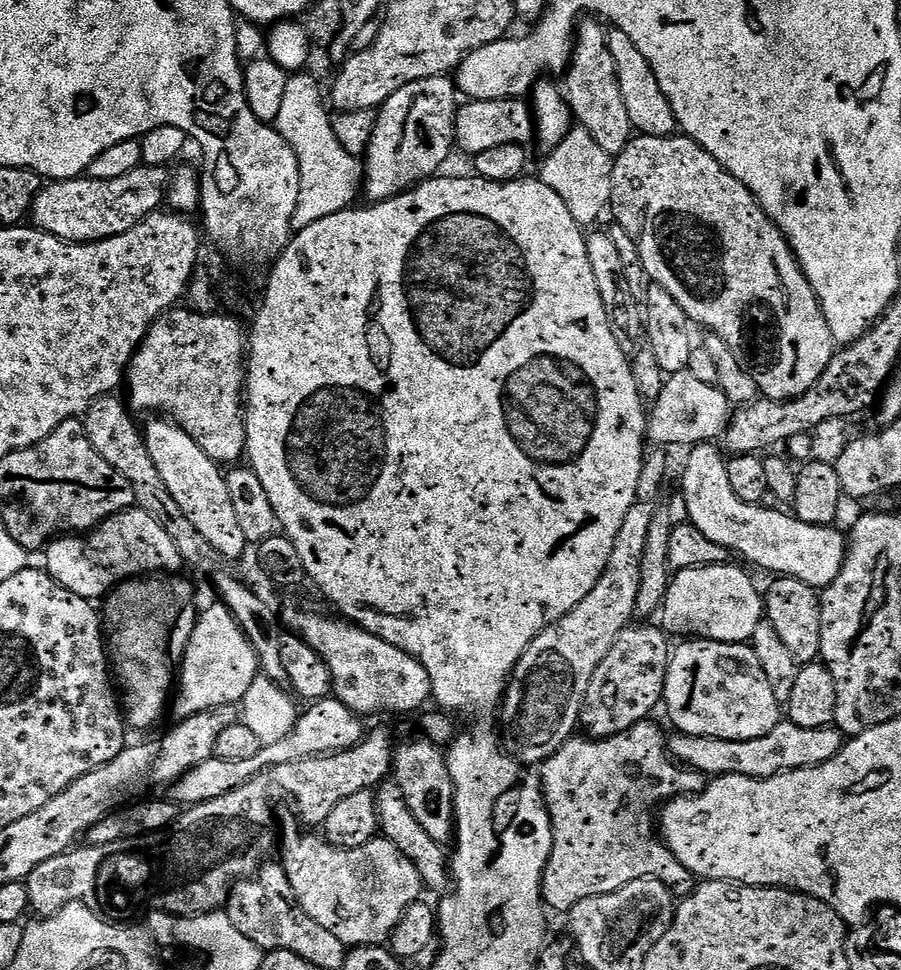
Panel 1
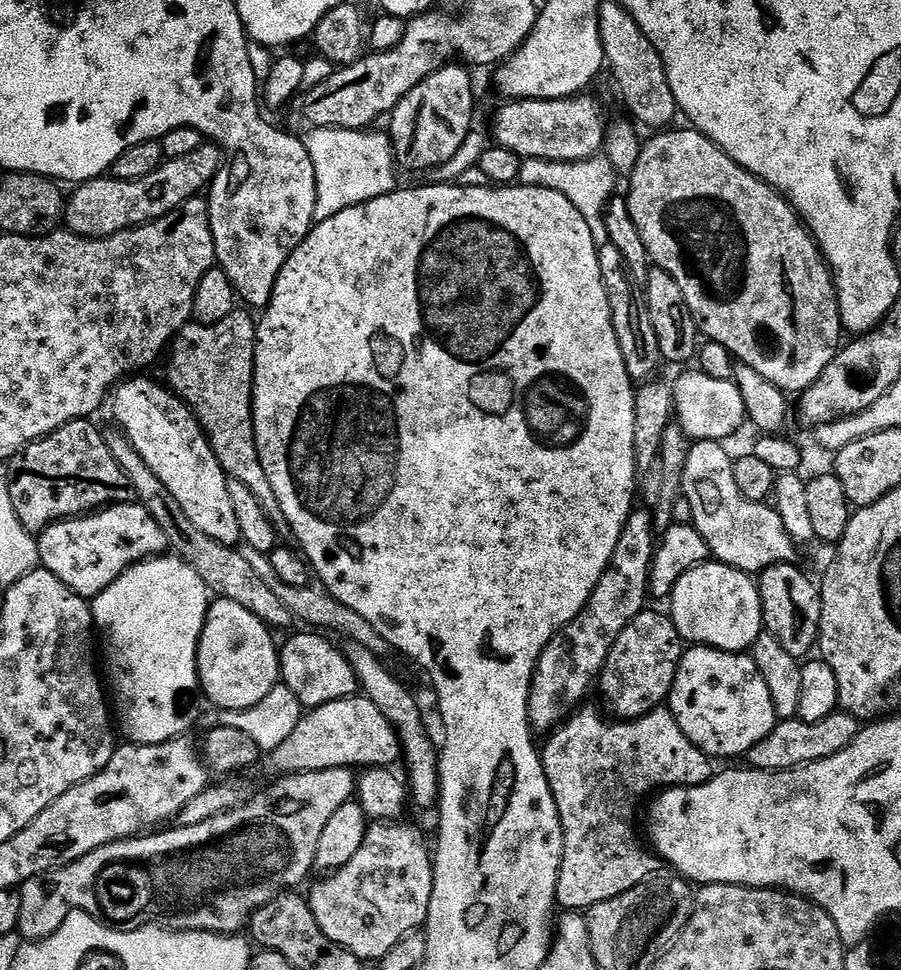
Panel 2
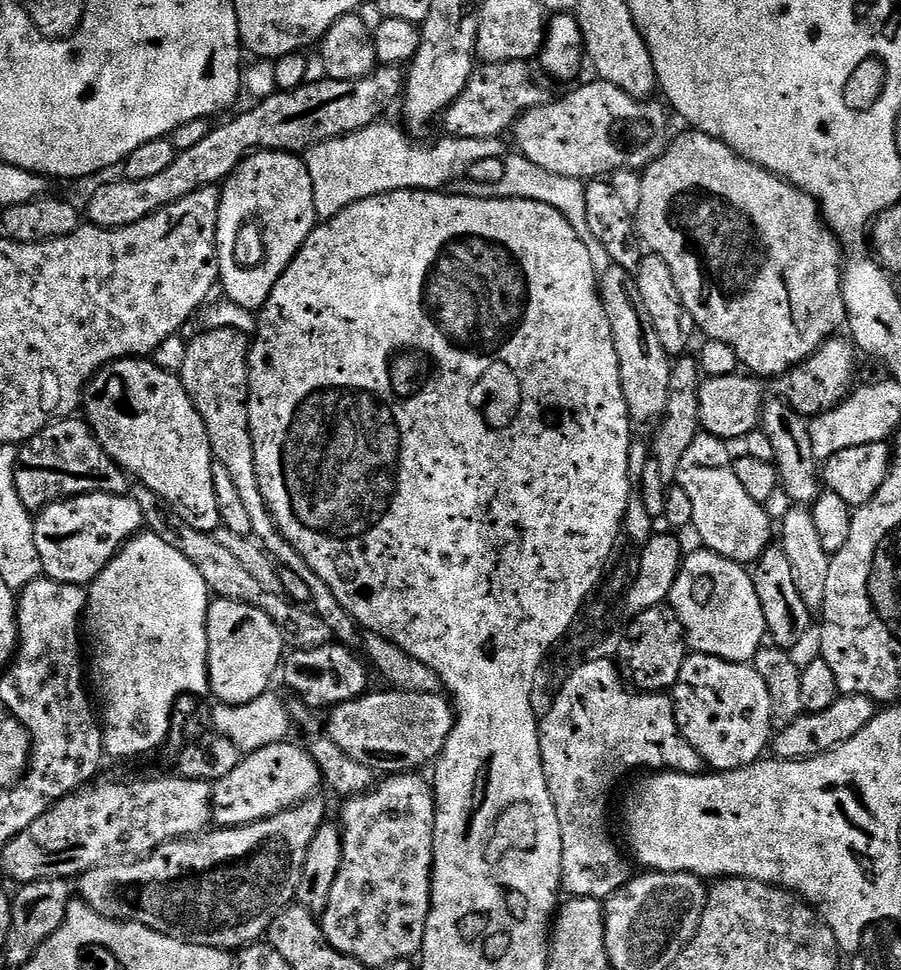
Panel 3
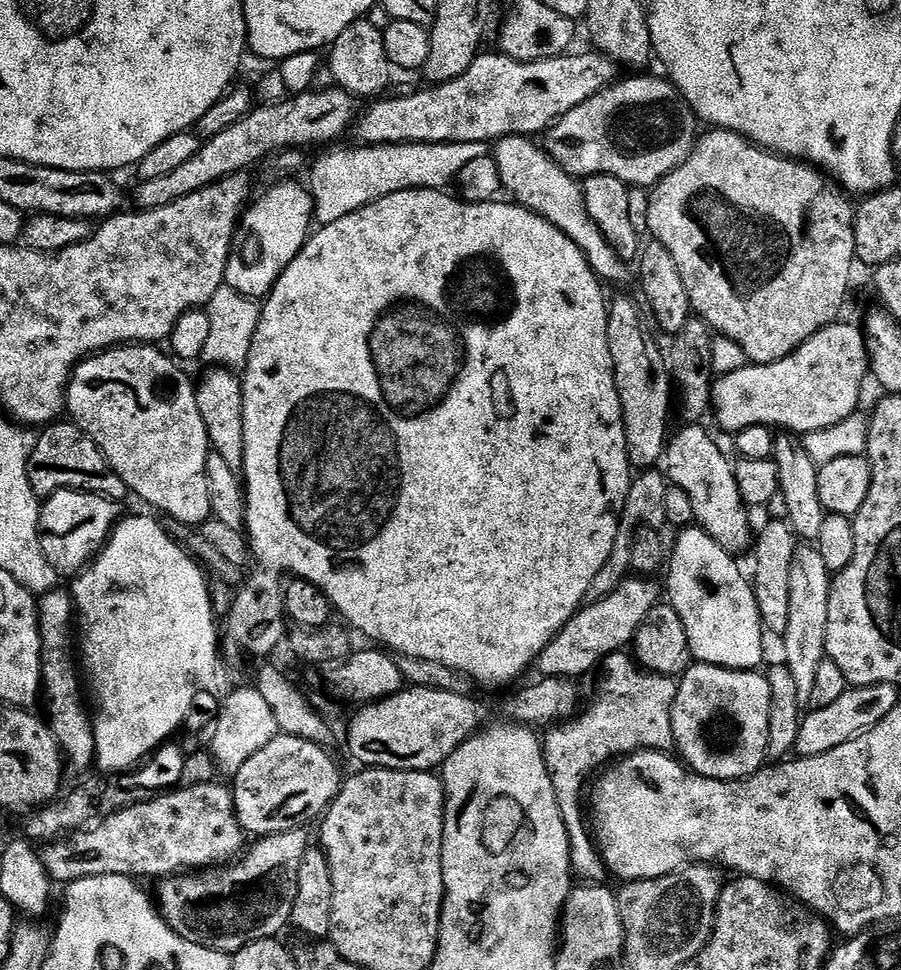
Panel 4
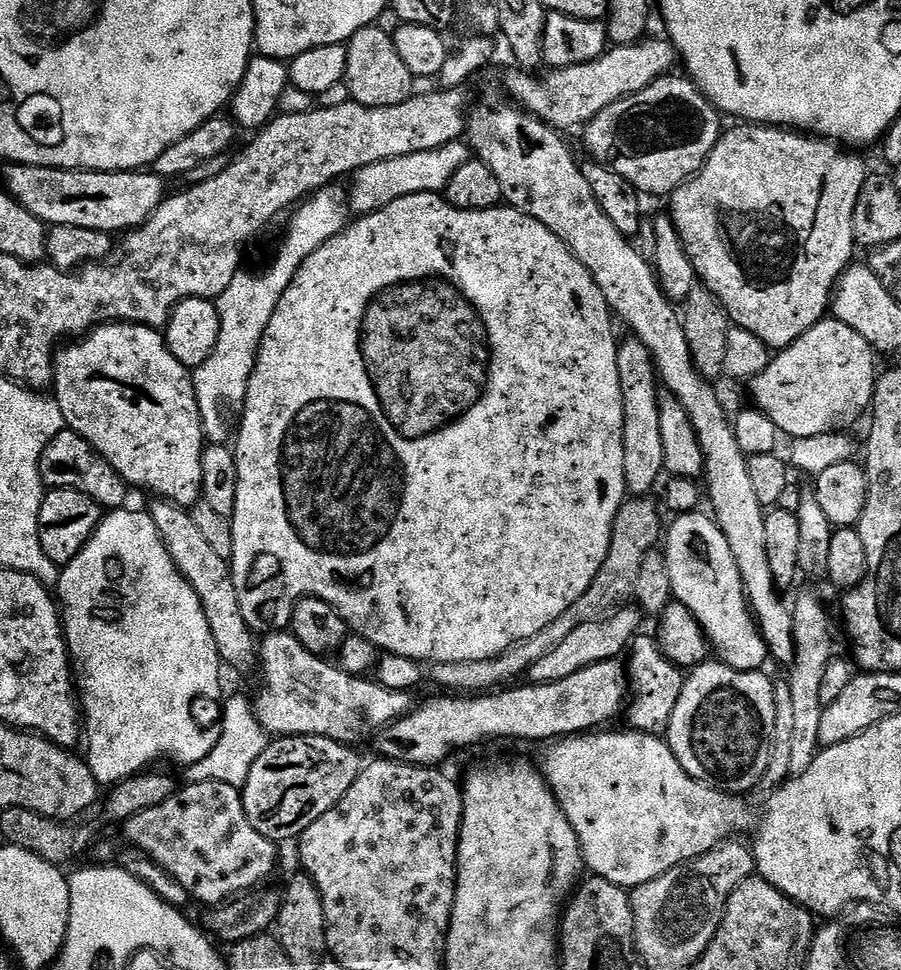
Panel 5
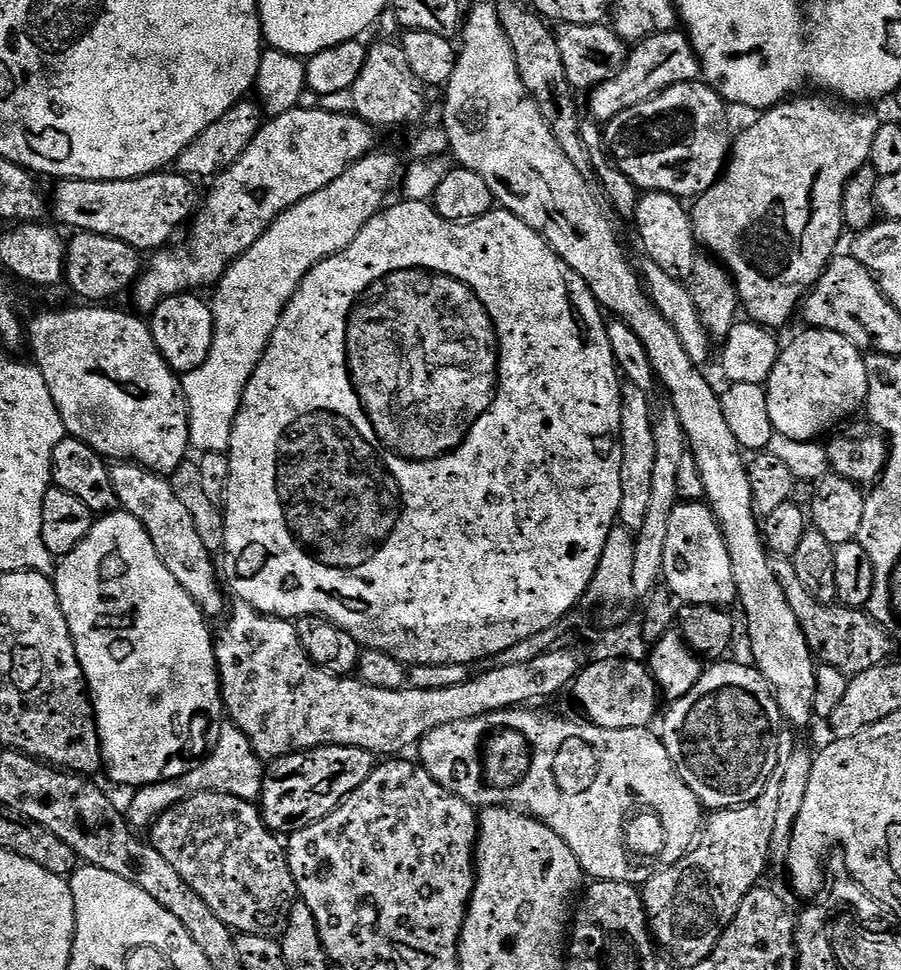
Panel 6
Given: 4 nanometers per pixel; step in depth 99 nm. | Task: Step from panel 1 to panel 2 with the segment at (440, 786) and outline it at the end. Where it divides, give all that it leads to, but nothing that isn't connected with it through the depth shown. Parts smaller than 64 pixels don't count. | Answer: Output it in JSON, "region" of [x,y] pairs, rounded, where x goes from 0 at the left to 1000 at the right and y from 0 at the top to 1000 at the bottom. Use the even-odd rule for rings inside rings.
{"region":[[[383,661],[380,671],[393,690],[398,712],[407,718],[411,724],[415,724],[415,728],[420,728],[424,736],[428,736],[428,740],[440,754],[446,789],[448,788],[450,794],[453,795],[451,811],[456,828],[458,830],[462,828],[466,833],[483,834],[488,823],[488,777],[485,768],[483,766],[479,768],[479,763],[475,760],[475,751],[471,747],[465,724],[457,719],[456,711],[448,709],[447,703],[440,701],[438,695],[427,689],[423,677],[415,675],[401,663]]]}

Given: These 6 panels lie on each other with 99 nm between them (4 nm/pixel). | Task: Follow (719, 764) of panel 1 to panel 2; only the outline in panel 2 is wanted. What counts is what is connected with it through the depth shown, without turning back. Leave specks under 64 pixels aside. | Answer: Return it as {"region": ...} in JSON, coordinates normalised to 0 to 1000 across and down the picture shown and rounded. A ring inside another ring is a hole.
{"region":[[[929,732],[912,740],[912,744],[895,744],[882,740],[866,742],[861,751],[832,776],[834,791],[845,796],[875,796],[878,792],[891,792],[906,784],[916,784],[943,769],[957,749],[956,743],[942,734]]]}

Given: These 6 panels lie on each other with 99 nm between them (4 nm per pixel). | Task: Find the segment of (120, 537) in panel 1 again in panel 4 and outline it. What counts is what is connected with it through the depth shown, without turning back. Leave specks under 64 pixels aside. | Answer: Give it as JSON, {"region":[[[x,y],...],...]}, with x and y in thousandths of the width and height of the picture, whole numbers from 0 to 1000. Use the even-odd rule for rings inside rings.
{"region":[[[69,505],[60,507],[44,521],[44,562],[51,579],[62,589],[63,595],[83,595],[93,589],[111,571],[120,559],[124,545],[134,535],[134,521],[130,516],[105,507]]]}

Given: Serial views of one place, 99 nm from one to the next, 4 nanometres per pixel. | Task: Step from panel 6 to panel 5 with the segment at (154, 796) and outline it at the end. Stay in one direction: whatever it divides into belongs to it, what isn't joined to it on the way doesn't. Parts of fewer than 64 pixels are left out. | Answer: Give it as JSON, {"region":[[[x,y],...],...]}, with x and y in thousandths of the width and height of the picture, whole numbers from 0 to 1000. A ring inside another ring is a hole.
{"region":[[[257,718],[251,722],[248,723],[249,739],[244,742],[244,760],[239,760],[235,772],[229,777],[229,781],[224,781],[224,786],[208,789],[204,801],[208,807],[241,804],[270,813],[282,786],[286,786],[286,781],[291,781],[291,777],[297,772],[300,759],[286,744],[281,723],[271,718]]]}

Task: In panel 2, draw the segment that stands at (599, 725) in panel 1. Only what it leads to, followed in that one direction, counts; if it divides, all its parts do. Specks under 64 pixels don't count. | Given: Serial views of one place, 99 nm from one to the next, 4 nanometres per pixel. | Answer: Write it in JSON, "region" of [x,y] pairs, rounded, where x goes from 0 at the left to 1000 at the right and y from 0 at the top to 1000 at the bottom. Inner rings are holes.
{"region":[[[716,629],[700,639],[686,654],[666,692],[664,710],[670,726],[685,742],[707,742],[740,723],[748,707],[755,679],[759,677],[761,661],[752,654],[745,634]]]}

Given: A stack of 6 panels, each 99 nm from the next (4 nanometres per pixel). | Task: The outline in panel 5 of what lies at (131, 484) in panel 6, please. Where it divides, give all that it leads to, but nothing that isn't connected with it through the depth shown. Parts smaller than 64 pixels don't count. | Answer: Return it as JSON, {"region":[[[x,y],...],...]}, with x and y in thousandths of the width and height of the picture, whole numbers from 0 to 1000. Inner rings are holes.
{"region":[[[176,513],[169,519],[171,520],[164,524],[165,532],[175,543],[190,577],[211,600],[212,606],[224,621],[225,632],[229,633],[230,644],[233,645],[234,657],[238,658],[245,681],[269,695],[275,695],[280,691],[282,693],[287,688],[286,664],[285,661],[282,662],[283,655],[273,645],[272,637],[269,636],[254,578],[243,574],[239,566],[226,557],[208,525]]]}

